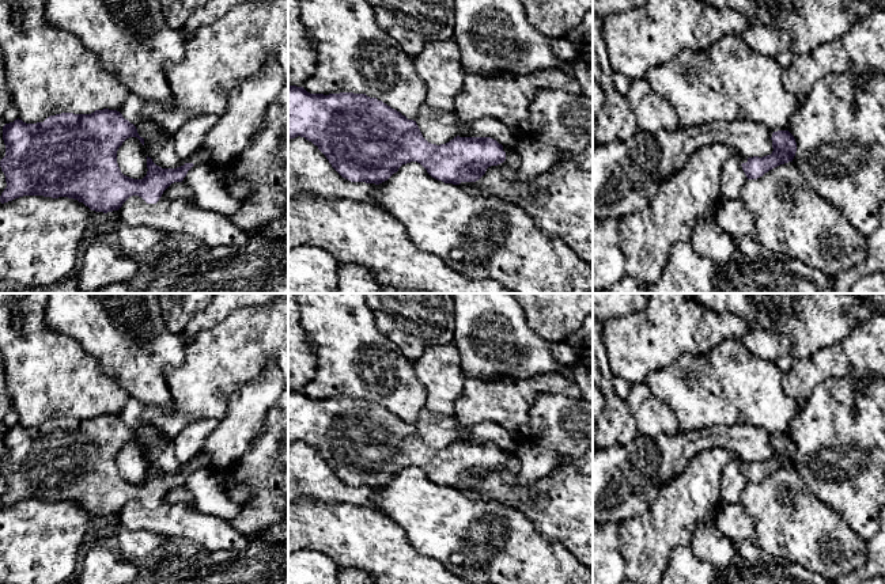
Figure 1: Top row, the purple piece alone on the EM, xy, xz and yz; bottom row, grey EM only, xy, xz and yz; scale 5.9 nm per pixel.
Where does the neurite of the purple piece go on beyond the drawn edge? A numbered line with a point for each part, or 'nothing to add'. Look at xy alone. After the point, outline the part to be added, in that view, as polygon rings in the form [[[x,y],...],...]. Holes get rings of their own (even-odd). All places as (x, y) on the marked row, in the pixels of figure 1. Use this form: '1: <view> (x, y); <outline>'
1: xy (199, 158); [[[197,151],[192,158],[188,159],[188,163],[193,163],[194,166],[208,164],[209,163],[209,153]]]

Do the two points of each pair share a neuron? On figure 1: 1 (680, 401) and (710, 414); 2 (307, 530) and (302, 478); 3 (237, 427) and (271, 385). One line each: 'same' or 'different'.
1: same
2: different
3: same

